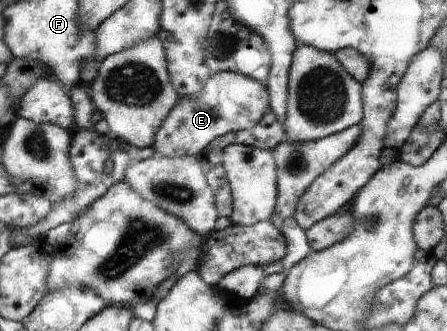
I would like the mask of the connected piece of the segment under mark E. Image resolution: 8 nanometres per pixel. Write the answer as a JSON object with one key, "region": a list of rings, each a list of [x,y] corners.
{"region":[[[228,71],[214,73],[197,94],[177,99],[177,105],[157,131],[153,144],[157,154],[172,158],[196,156],[224,134],[251,130],[270,110],[266,83]]]}

